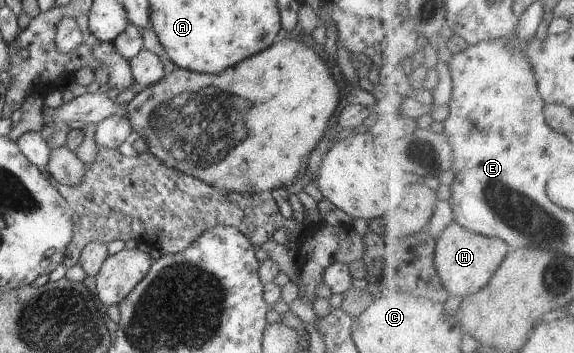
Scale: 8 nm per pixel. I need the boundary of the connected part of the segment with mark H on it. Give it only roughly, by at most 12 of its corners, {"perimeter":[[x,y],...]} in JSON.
{"perimeter":[[456,221],[436,262],[452,295],[491,283],[512,250]]}

